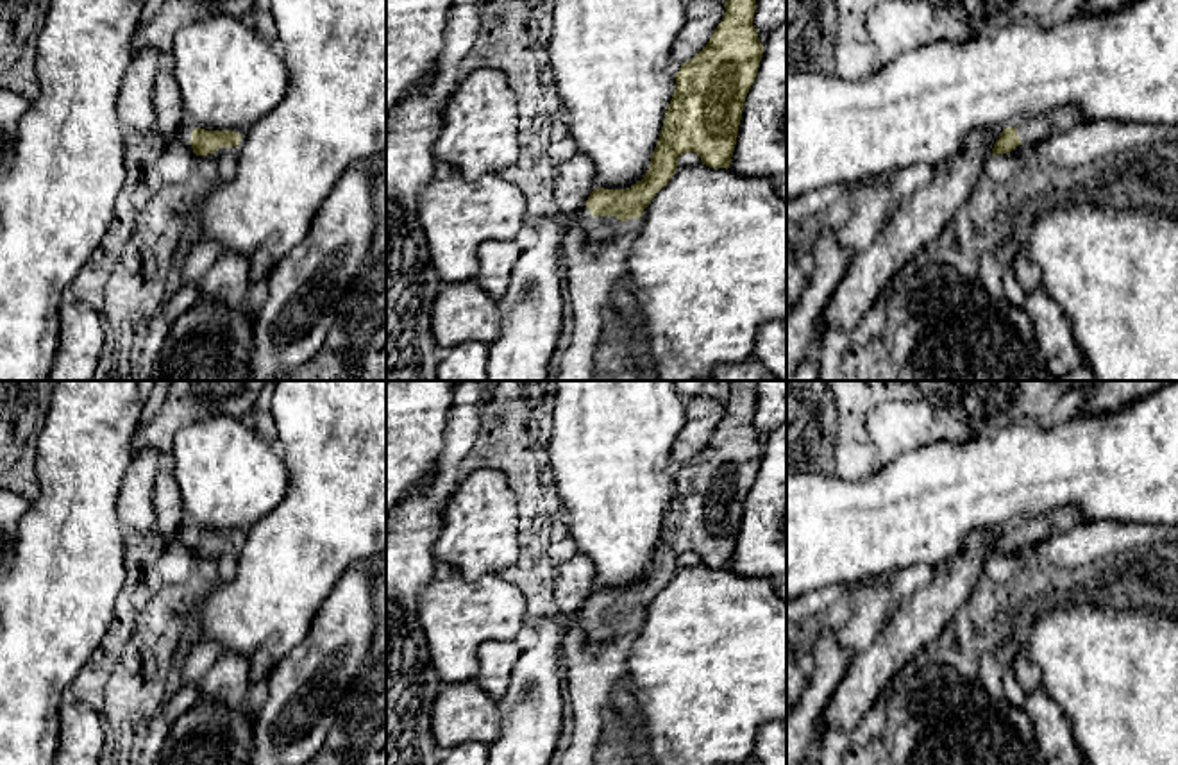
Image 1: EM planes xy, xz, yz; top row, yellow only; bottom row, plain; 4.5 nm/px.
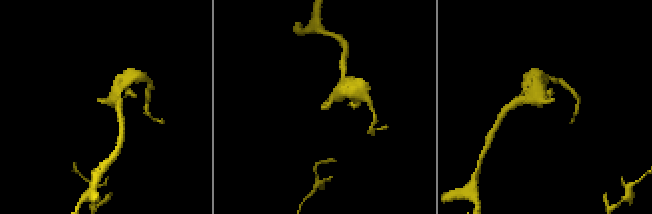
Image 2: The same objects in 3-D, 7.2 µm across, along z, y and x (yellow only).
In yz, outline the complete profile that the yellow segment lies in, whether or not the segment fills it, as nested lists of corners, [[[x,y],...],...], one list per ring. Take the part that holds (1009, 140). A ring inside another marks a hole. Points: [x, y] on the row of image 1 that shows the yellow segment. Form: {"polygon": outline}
{"polygon": [[[1076,105],[1048,111],[1040,116],[1019,122],[1015,127],[1003,129],[992,148],[996,154],[1010,154],[1019,145],[1033,145],[1053,134],[1069,130],[1073,125],[1085,122],[1085,114]]]}

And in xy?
{"polygon": [[[186,120],[177,138],[189,143],[197,156],[215,154],[220,147],[238,147],[241,141],[241,134],[234,130],[206,130]]]}

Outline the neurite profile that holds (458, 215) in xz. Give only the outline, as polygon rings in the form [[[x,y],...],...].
[[[452,170],[447,179],[433,179],[420,191],[418,216],[442,282],[474,281],[479,270],[477,248],[488,241],[513,241],[526,223],[526,207],[524,193],[499,173],[468,181]]]

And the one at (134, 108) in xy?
[[[139,43],[136,45],[136,52],[123,77],[116,104],[118,120],[125,130],[156,130],[156,77],[164,63],[166,57],[161,50]]]

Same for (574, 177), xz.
[[[581,152],[554,166],[554,200],[560,220],[567,220],[586,207],[590,193],[595,189],[595,168]]]

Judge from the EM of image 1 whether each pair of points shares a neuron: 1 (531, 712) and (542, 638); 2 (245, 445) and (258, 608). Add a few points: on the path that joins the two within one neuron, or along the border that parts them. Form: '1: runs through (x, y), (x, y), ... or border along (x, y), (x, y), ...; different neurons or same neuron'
1: runs through (535, 694), (540, 685), (542, 656); same neuron
2: border along (285, 497), (242, 535); different neurons

